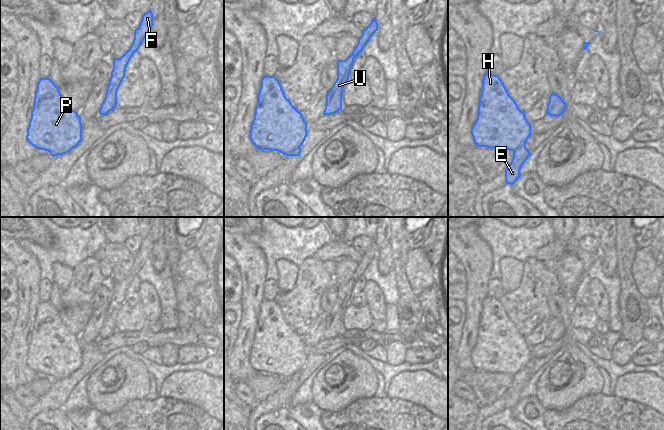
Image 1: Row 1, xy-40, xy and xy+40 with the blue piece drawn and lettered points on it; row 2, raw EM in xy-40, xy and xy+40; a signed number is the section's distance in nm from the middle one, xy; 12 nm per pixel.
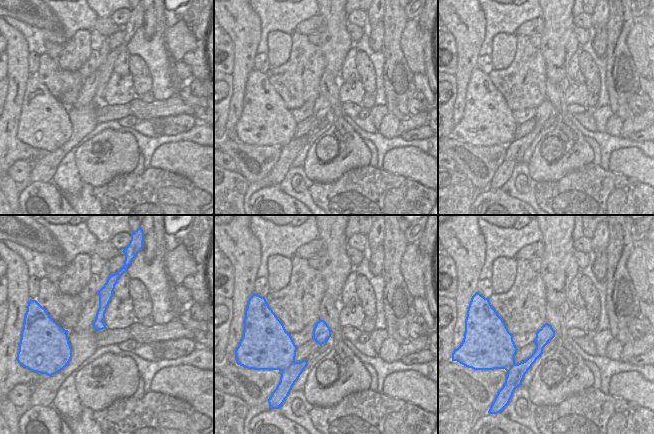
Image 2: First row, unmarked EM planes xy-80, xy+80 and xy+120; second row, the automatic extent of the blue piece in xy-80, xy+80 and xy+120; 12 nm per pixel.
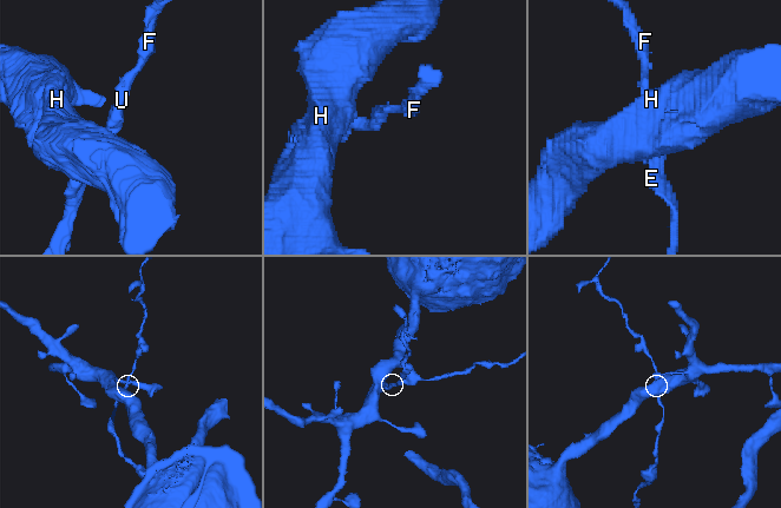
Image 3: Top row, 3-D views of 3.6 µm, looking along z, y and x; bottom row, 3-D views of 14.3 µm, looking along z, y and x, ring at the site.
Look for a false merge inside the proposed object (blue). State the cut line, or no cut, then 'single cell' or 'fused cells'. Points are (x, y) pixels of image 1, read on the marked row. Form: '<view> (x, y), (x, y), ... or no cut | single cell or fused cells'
no cut | single cell

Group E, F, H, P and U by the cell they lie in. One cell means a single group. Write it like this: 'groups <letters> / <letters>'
groups E F H P U

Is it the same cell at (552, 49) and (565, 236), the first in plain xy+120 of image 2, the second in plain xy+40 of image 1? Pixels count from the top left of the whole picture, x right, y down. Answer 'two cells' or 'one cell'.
one cell

